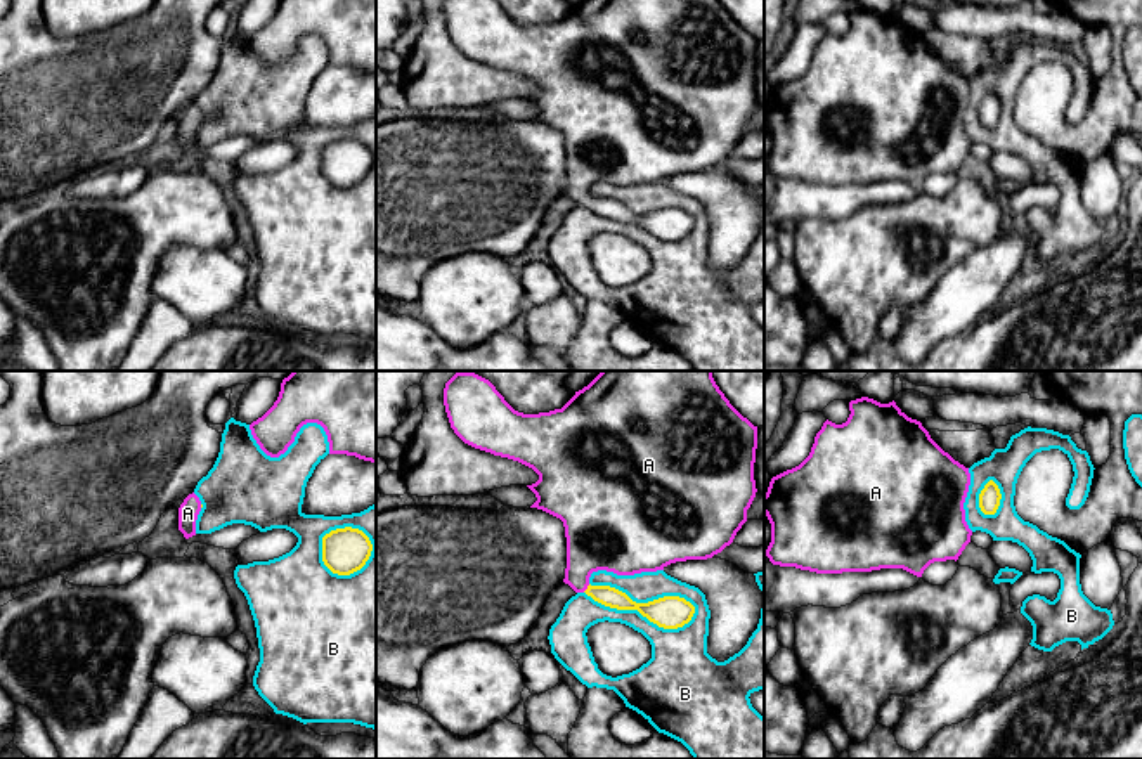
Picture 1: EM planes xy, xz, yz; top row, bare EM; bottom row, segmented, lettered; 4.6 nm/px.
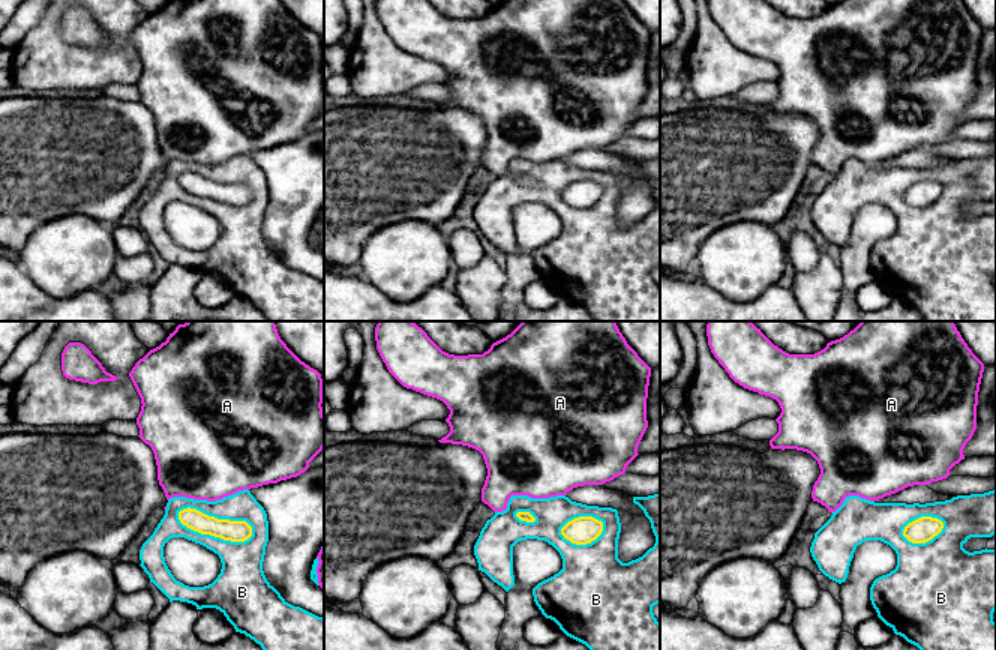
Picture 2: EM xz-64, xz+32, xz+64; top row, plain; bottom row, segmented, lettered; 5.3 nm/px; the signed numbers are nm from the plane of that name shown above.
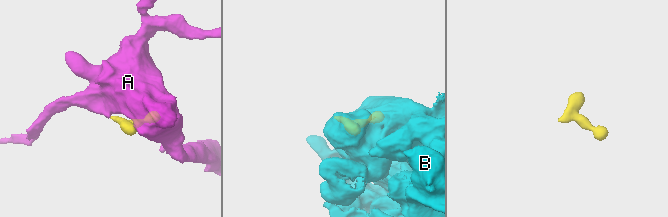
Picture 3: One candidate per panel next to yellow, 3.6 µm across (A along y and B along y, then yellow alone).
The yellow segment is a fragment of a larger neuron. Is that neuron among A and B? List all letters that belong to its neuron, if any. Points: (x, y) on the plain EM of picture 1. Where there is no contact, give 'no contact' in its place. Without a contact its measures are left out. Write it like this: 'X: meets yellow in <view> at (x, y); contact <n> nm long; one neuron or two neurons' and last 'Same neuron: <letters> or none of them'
A: meets yellow in xz at (588, 200); contact 50 nm long; one neuron
B: meets yellow in xz at (642, 226); contact 550 nm long; two neurons
Same neuron: A

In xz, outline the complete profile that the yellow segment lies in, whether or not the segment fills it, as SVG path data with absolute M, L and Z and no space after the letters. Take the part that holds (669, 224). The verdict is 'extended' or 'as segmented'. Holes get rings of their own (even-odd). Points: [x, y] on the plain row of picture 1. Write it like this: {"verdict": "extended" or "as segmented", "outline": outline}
{"verdict": "extended", "outline": "M444 0L444 17L451 40L464 55L518 73L539 87L535 95L527 97L537 109L530 120L563 133L565 196L605 218L638 222L664 241L678 241L691 232L695 218L685 210L636 215L615 199L591 198L589 189L598 182L617 187L657 184L676 173L712 170L733 154L757 104L757 38L719 0L582 0L561 21L539 26L515 23L496 0Z"}

